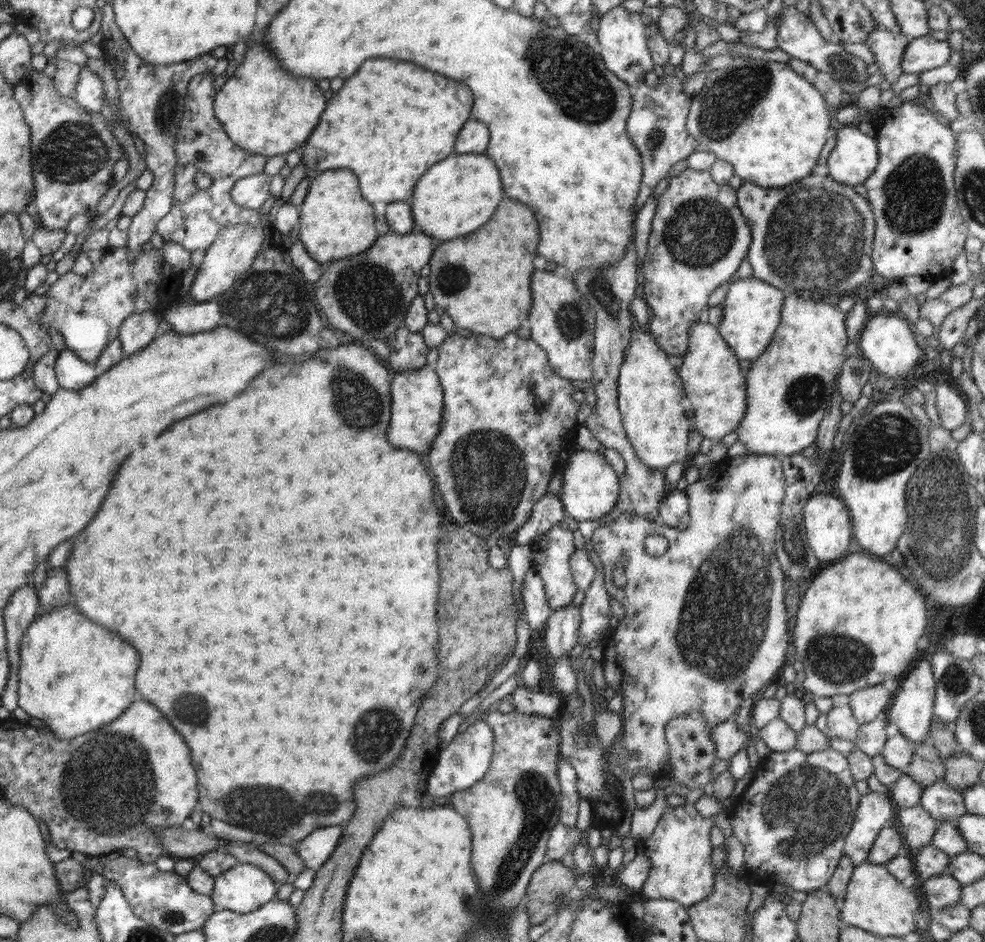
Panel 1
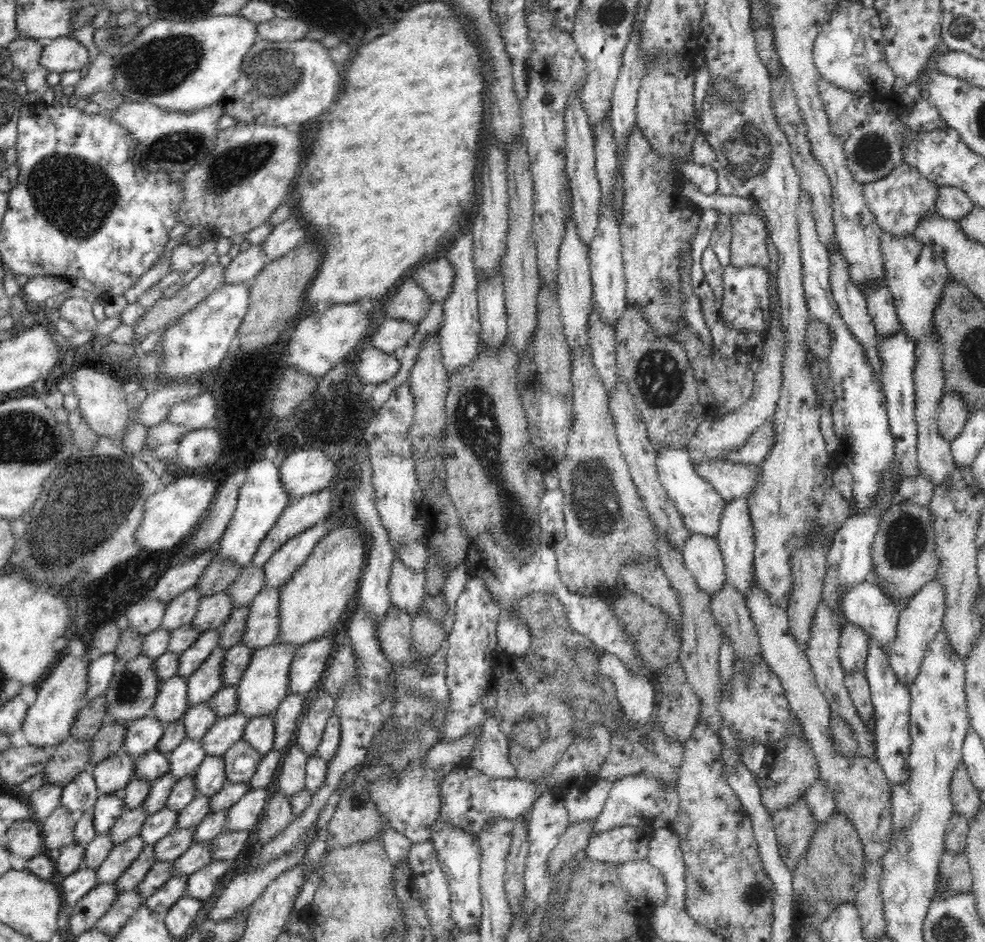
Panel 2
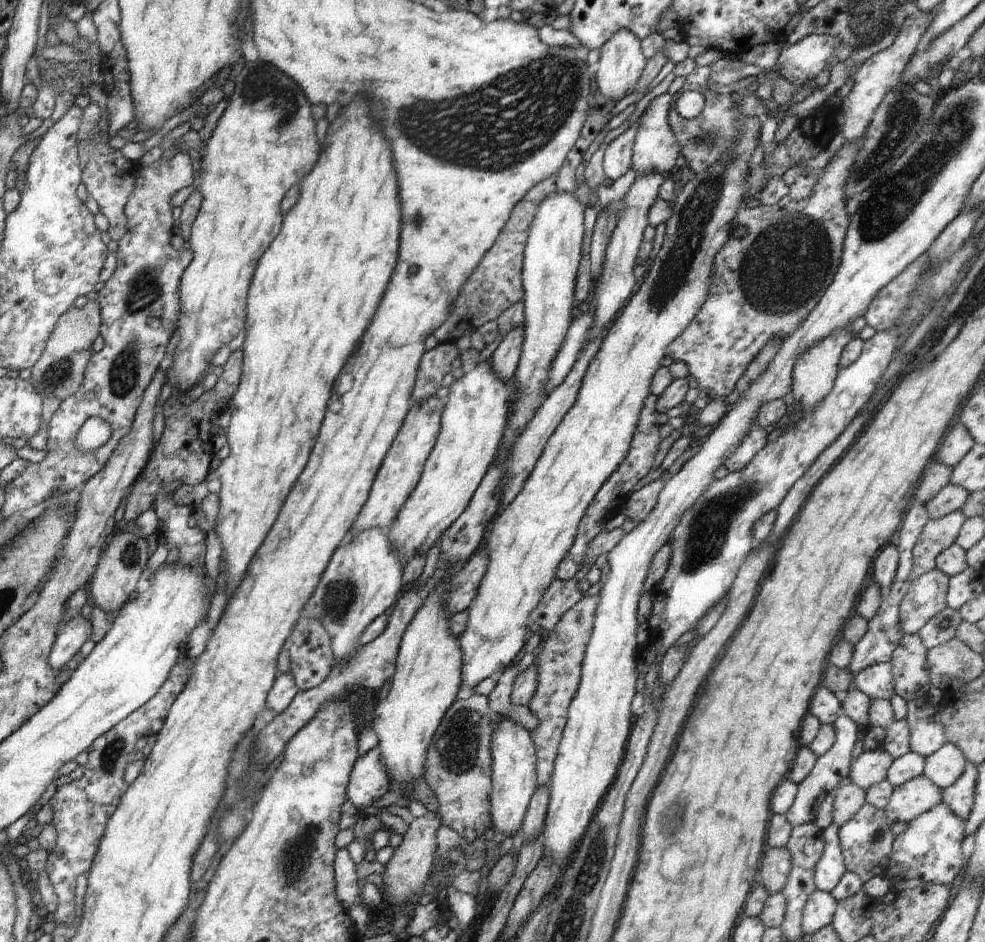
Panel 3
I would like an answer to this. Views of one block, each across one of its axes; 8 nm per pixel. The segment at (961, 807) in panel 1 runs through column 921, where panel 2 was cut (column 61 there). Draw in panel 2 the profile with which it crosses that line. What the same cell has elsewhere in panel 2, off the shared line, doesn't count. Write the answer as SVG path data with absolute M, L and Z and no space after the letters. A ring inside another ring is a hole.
M83 770L74 776L74 780L67 783L65 788L62 788L60 805L68 807L72 814L79 815L86 811L92 811L99 796L94 775L92 772L87 773Z

